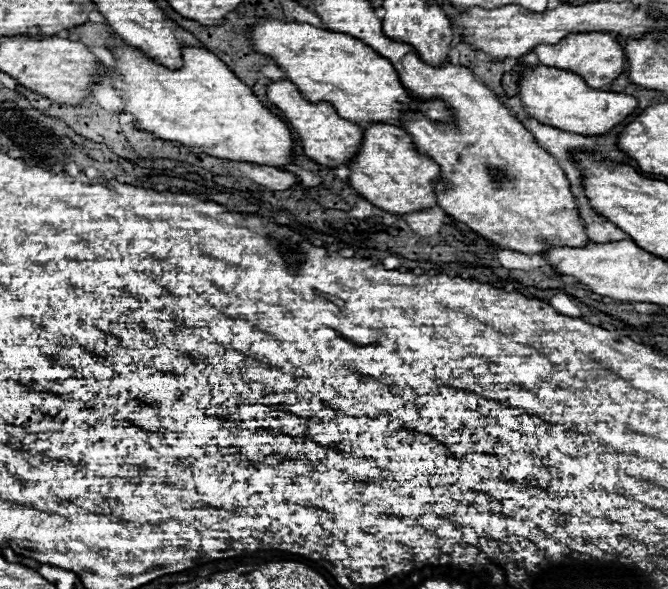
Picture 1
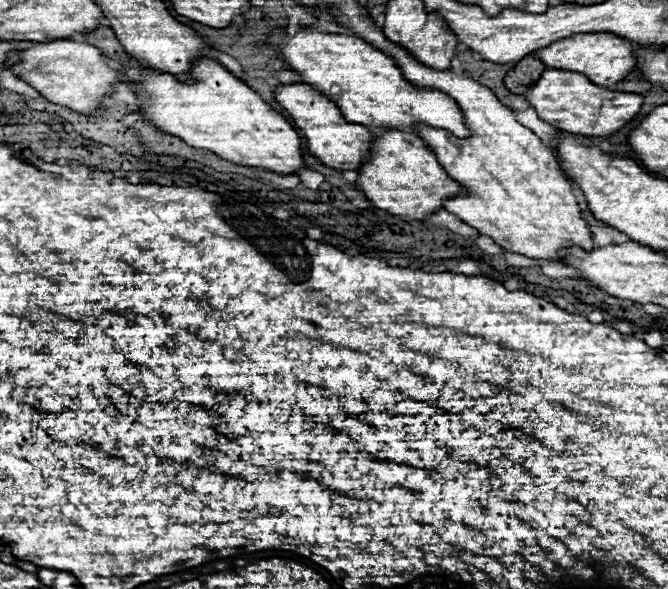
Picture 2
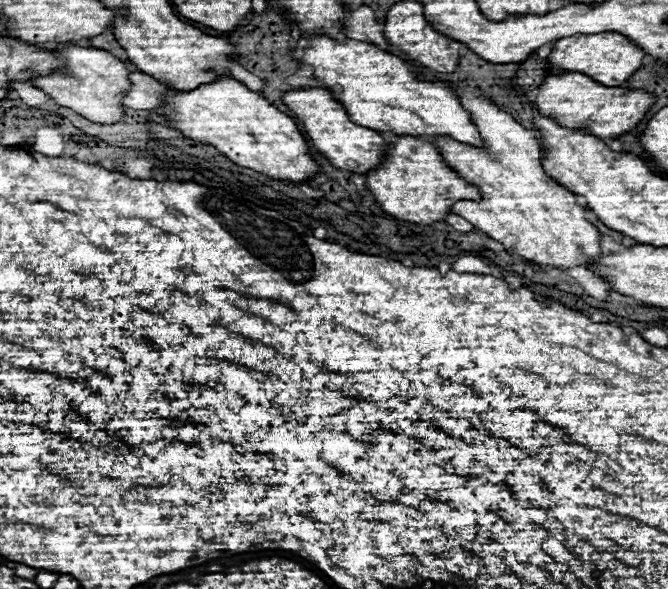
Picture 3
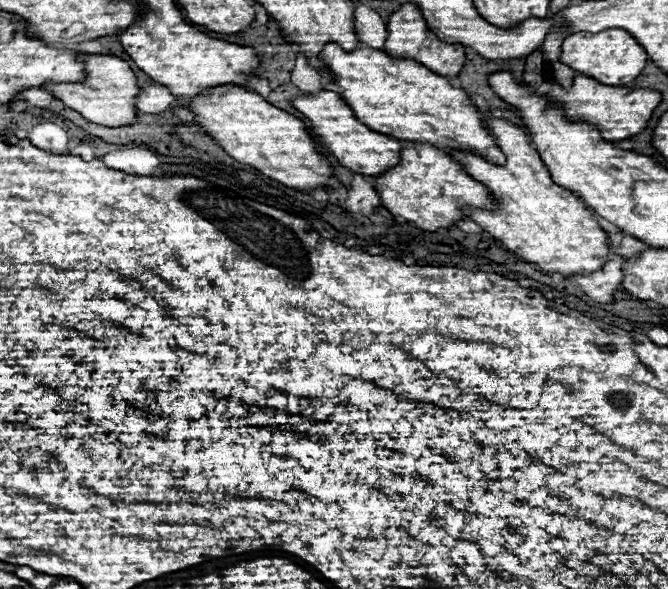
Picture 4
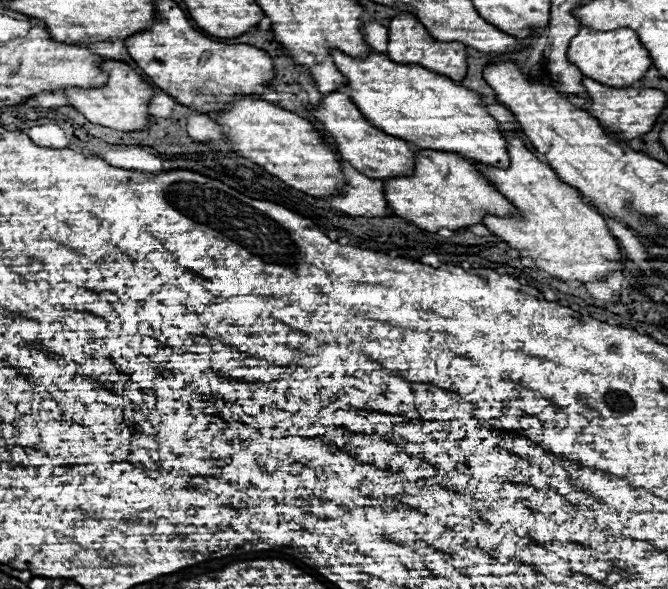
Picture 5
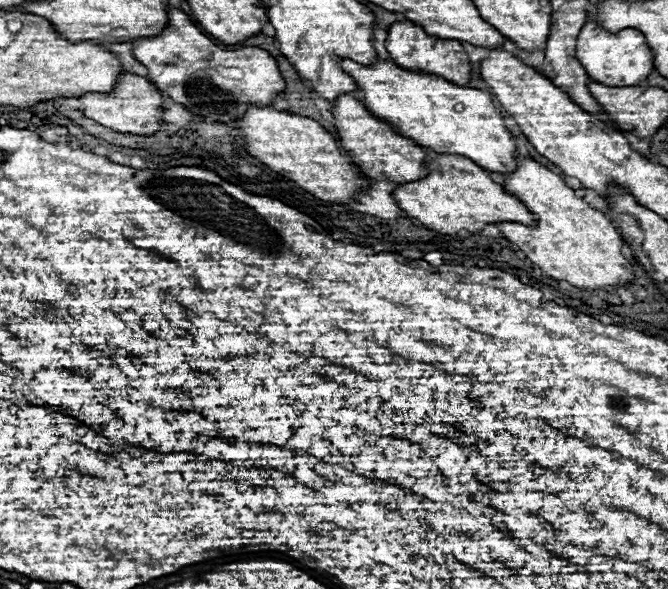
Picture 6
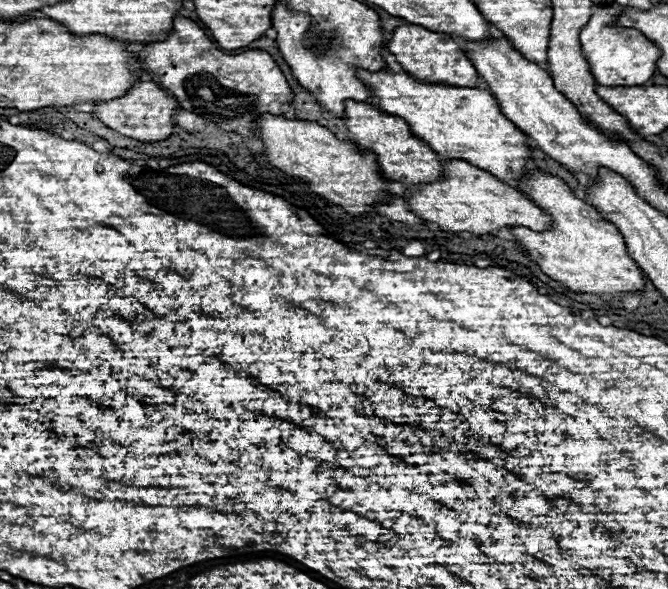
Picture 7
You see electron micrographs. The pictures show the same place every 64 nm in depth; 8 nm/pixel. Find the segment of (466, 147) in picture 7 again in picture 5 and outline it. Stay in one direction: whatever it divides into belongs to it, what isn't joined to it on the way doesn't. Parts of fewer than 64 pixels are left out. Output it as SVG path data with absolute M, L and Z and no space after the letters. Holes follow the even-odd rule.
M330 50L330 56L336 68L348 78L346 88L356 108L386 134L412 142L418 148L454 152L496 168L510 164L506 140L498 132L498 122L484 110L480 94L456 86L452 80L416 64L394 64L386 54L370 52L366 58L352 58L344 52Z

